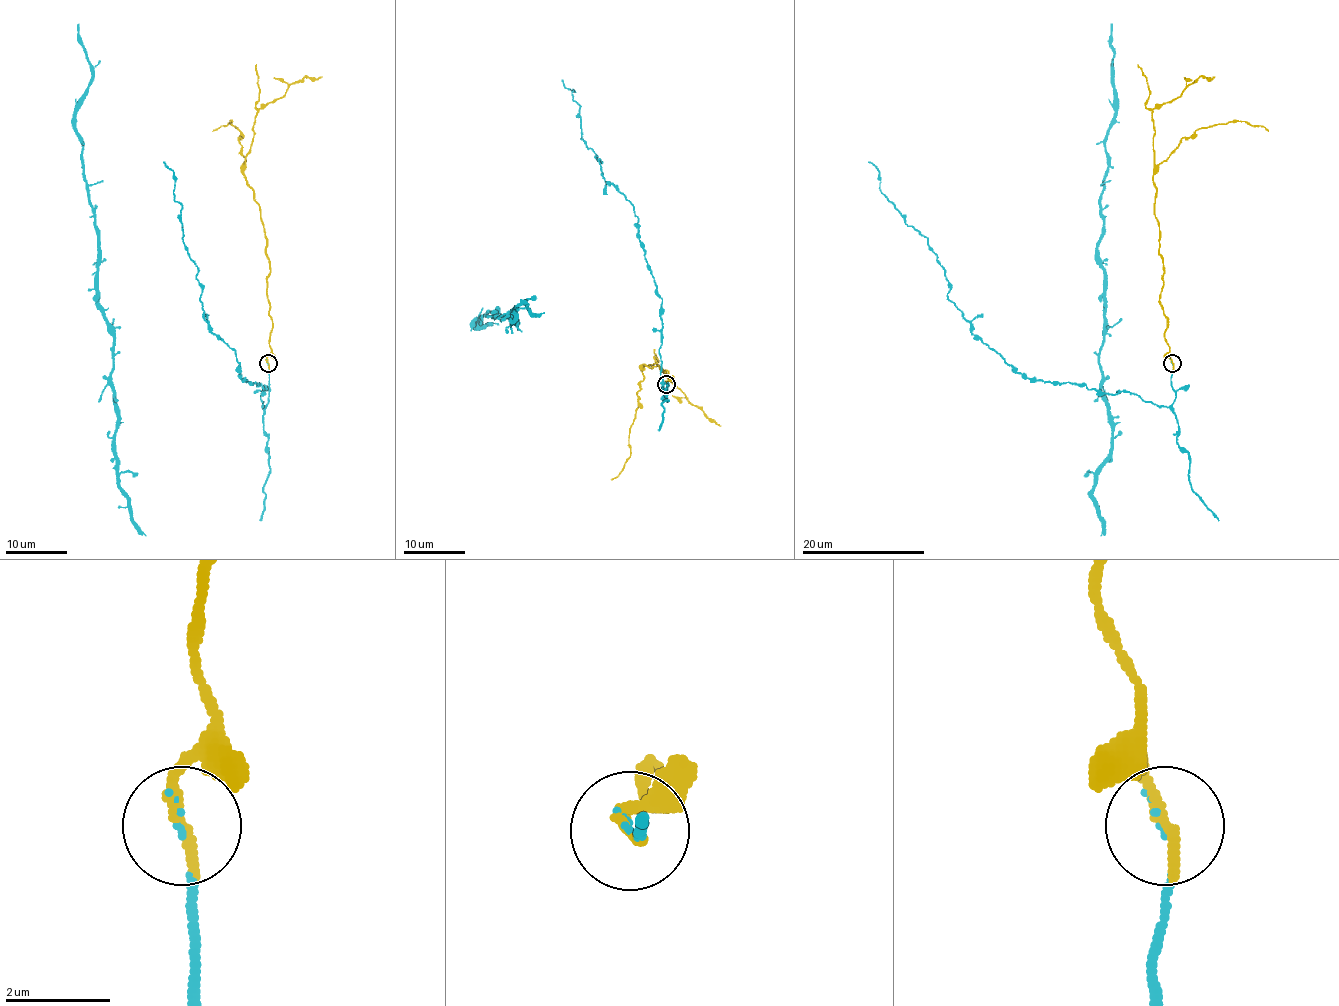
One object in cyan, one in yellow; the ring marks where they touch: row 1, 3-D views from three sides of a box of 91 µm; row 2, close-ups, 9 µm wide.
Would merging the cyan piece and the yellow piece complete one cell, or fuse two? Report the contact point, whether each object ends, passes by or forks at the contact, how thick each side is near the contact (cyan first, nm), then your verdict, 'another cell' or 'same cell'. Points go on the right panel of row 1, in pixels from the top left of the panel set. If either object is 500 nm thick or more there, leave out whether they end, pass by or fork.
at (1172, 363); cyan ends there; yellow ends there; 60 nm thick on the cyan side, 260 nm on the other; same cell

